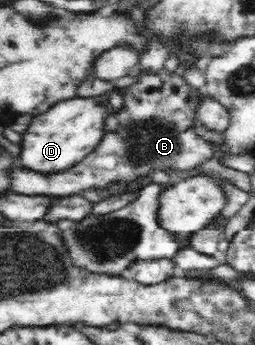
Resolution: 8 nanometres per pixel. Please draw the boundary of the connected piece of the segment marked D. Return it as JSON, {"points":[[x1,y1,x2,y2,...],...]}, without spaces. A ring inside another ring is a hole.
{"points":[[92,97,69,98,54,104,44,112,34,116,28,129,22,133,22,154,17,159,18,166,35,173,59,173,71,166,79,164,84,157,94,151,102,141,103,127,110,105,102,105]]}

